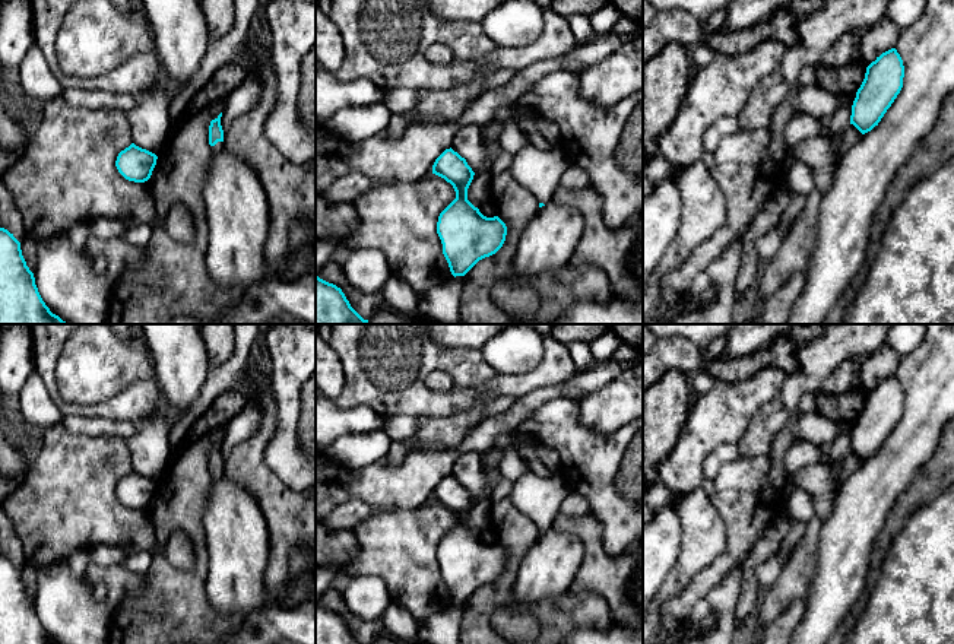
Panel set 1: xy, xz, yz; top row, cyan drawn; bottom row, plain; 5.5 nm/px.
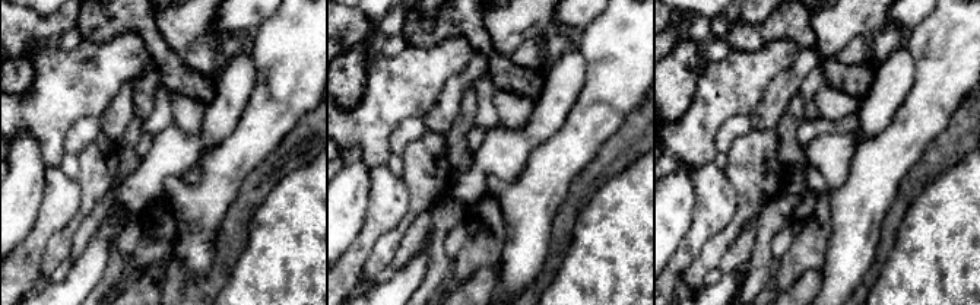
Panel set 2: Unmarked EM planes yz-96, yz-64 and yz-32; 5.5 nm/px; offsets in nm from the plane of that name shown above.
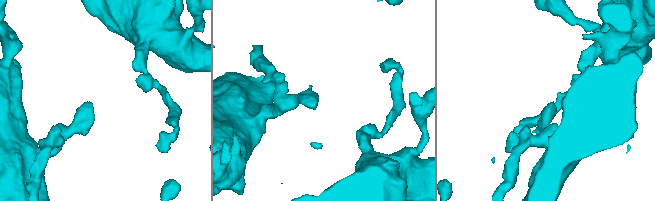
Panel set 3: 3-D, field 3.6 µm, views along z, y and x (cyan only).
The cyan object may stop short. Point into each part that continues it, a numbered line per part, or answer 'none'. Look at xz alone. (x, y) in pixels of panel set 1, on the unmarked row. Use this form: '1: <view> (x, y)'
1: xz (538, 497)

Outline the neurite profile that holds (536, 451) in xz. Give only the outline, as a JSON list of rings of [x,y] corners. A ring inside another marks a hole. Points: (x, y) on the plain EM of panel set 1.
[[[533,442],[533,444],[522,447],[519,450],[519,454],[526,461],[541,461],[554,473],[560,472],[558,453],[555,450],[541,444],[541,442]]]

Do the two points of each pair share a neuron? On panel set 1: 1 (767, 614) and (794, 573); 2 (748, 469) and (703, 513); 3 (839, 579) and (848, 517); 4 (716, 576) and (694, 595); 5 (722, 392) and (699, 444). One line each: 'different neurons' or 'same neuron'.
1: same neuron
2: different neurons
3: same neuron
4: same neuron
5: same neuron

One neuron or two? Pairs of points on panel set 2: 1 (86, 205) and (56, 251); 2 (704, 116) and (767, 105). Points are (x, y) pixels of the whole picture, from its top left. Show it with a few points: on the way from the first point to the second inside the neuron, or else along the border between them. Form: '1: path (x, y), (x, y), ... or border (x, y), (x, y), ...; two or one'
1: path (79, 216), (63, 240); one
2: border (773, 79), (761, 101), (748, 114); two

